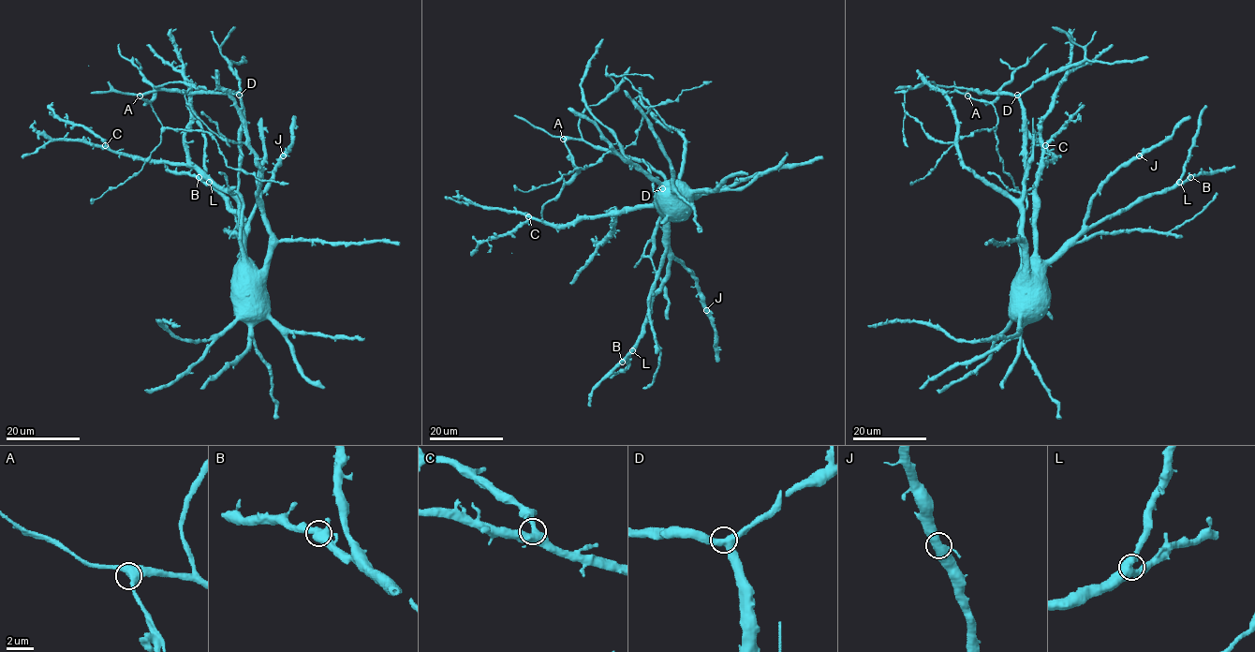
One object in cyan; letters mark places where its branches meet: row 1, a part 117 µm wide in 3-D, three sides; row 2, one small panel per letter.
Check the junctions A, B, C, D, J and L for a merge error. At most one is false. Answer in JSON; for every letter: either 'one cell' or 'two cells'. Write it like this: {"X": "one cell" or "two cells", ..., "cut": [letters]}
{"A": "one cell", "B": "one cell", "C": "one cell", "D": "one cell", "J": "one cell", "L": "one cell", "cut": []}

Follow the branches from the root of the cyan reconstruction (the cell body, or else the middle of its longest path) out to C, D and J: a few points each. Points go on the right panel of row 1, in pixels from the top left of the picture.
C: (1020, 271), (1034, 252), (1036, 174), (1053, 158), (1045, 145)
D: (1020, 271), (1019, 219), (1026, 206), (1026, 193), (1022, 100), (1017, 95)
J: (1020, 271), (1034, 259), (1051, 259), (1082, 228), (1092, 196), (1114, 173), (1139, 155)

